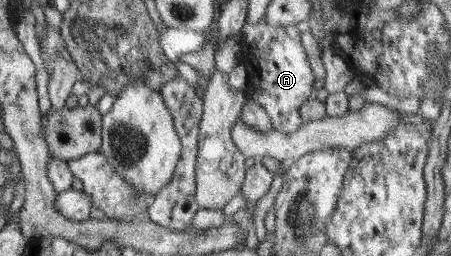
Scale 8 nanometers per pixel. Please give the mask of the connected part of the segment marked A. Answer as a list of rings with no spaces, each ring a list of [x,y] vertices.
[[[264,16],[257,24],[248,24],[246,21],[241,33],[248,97],[266,110],[273,129],[284,133],[292,133],[301,126],[300,106],[316,92],[314,72],[302,46],[302,28],[299,25],[269,25]]]

